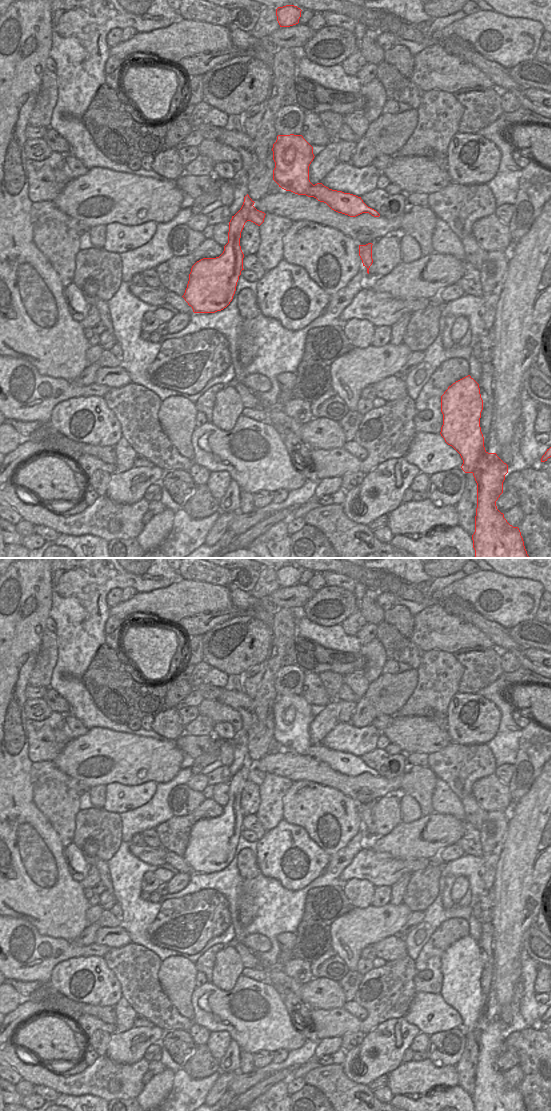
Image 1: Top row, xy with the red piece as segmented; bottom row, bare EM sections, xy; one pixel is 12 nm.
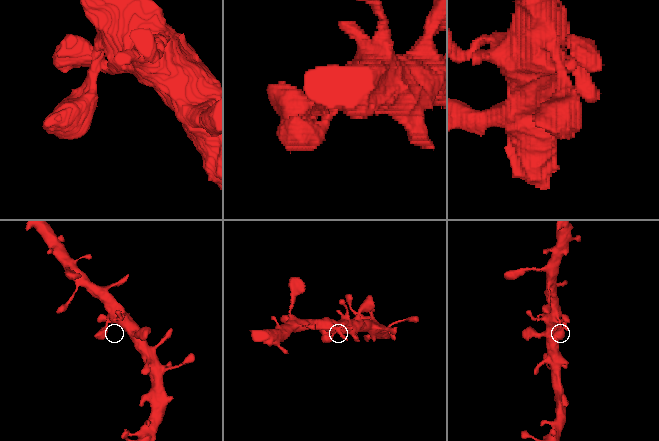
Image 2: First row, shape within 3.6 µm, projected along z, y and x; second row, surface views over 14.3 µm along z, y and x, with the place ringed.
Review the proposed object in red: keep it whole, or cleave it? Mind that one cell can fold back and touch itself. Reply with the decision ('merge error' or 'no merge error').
no merge error

